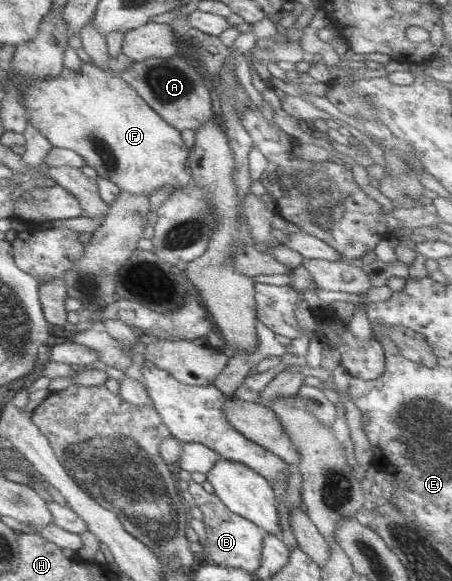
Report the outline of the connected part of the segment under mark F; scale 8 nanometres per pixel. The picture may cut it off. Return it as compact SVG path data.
M80 64L78 70L68 70L68 68L62 68L60 74L54 78L42 78L42 80L30 80L26 84L20 84L20 99L22 99L22 107L24 107L24 117L26 122L32 128L35 128L52 147L65 148L66 150L73 150L77 152L84 162L84 166L92 168L96 172L96 176L99 178L107 179L118 187L118 190L129 195L148 195L152 192L160 190L160 188L166 188L170 186L172 192L178 192L182 188L186 187L190 183L190 173L186 172L185 164L188 161L189 148L184 145L180 131L176 128L172 128L168 123L162 121L162 118L150 109L150 106L142 100L141 96L134 93L132 88L128 87L128 84L122 82L117 76L114 76L112 72L104 72L96 66L90 66L90 64Z

